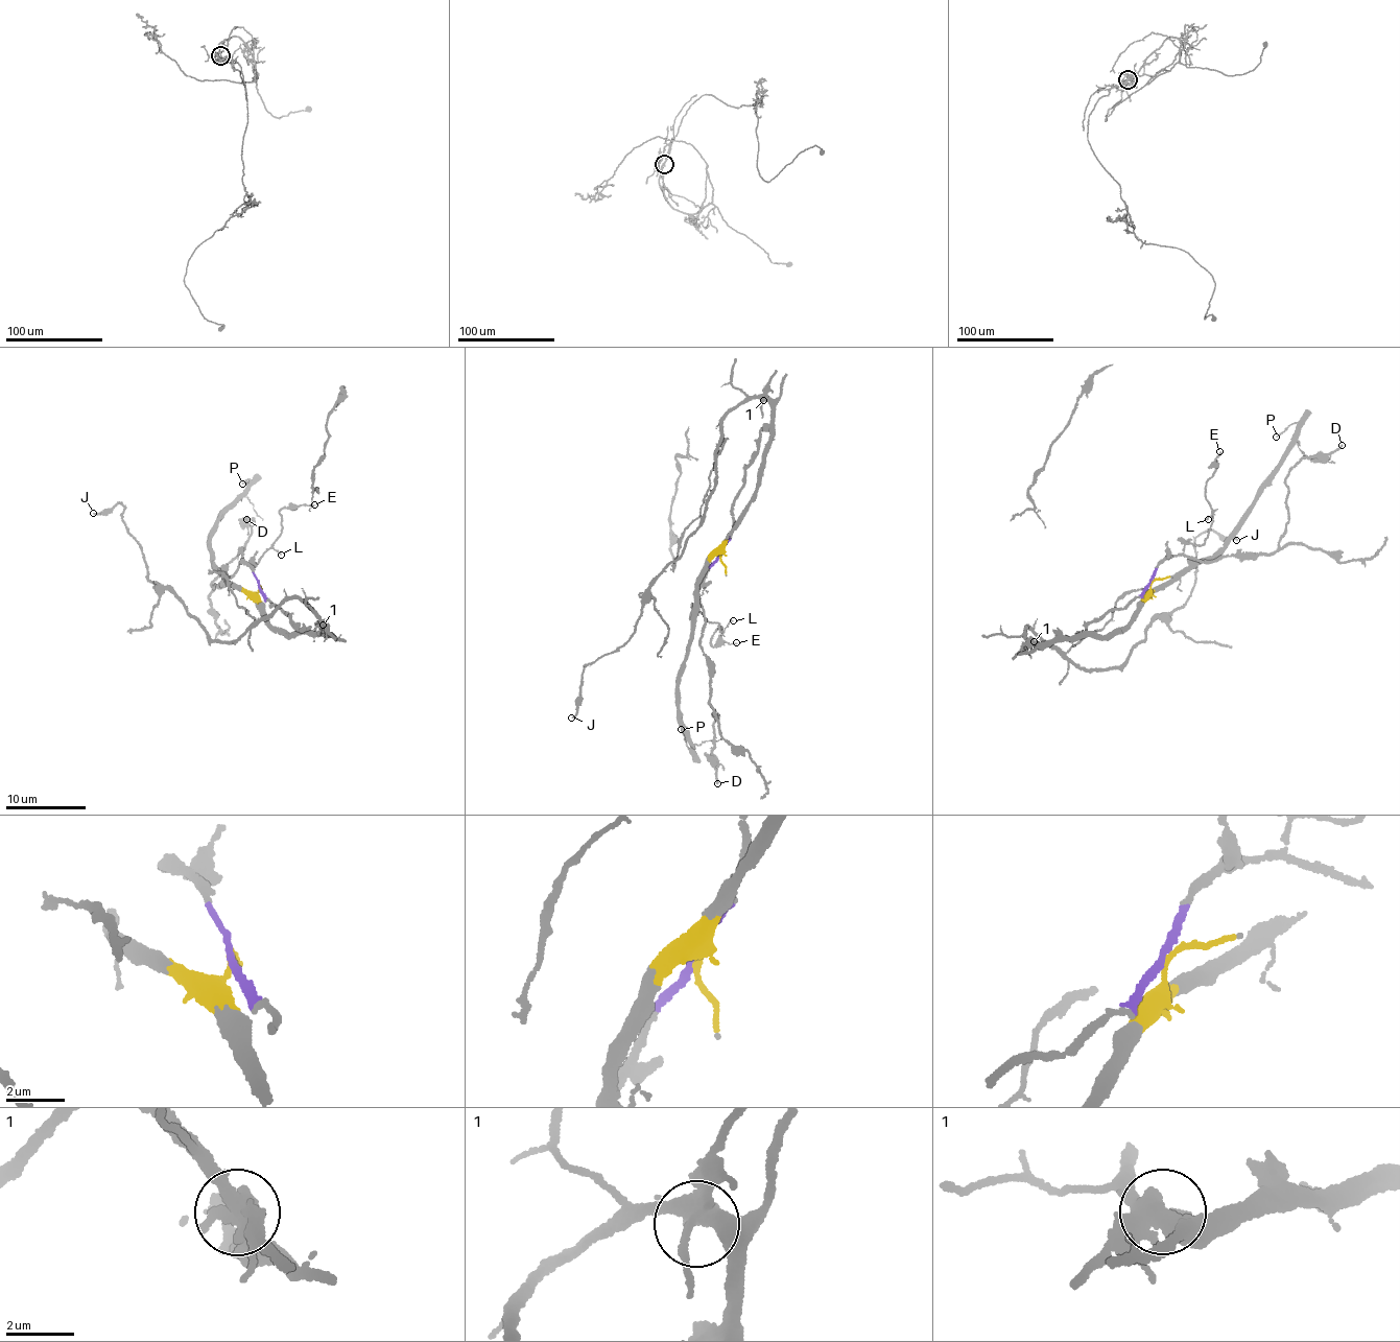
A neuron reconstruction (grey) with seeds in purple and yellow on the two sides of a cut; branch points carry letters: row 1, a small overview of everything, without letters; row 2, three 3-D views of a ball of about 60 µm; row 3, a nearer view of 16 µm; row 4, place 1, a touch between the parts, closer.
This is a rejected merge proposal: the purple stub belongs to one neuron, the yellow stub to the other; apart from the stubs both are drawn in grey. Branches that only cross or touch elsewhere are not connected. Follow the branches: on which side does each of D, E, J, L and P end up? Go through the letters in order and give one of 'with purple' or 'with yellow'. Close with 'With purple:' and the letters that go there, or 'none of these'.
D: with purple
E: with purple
J: with yellow
L: with purple
P: with yellow
With purple: D, E, L

